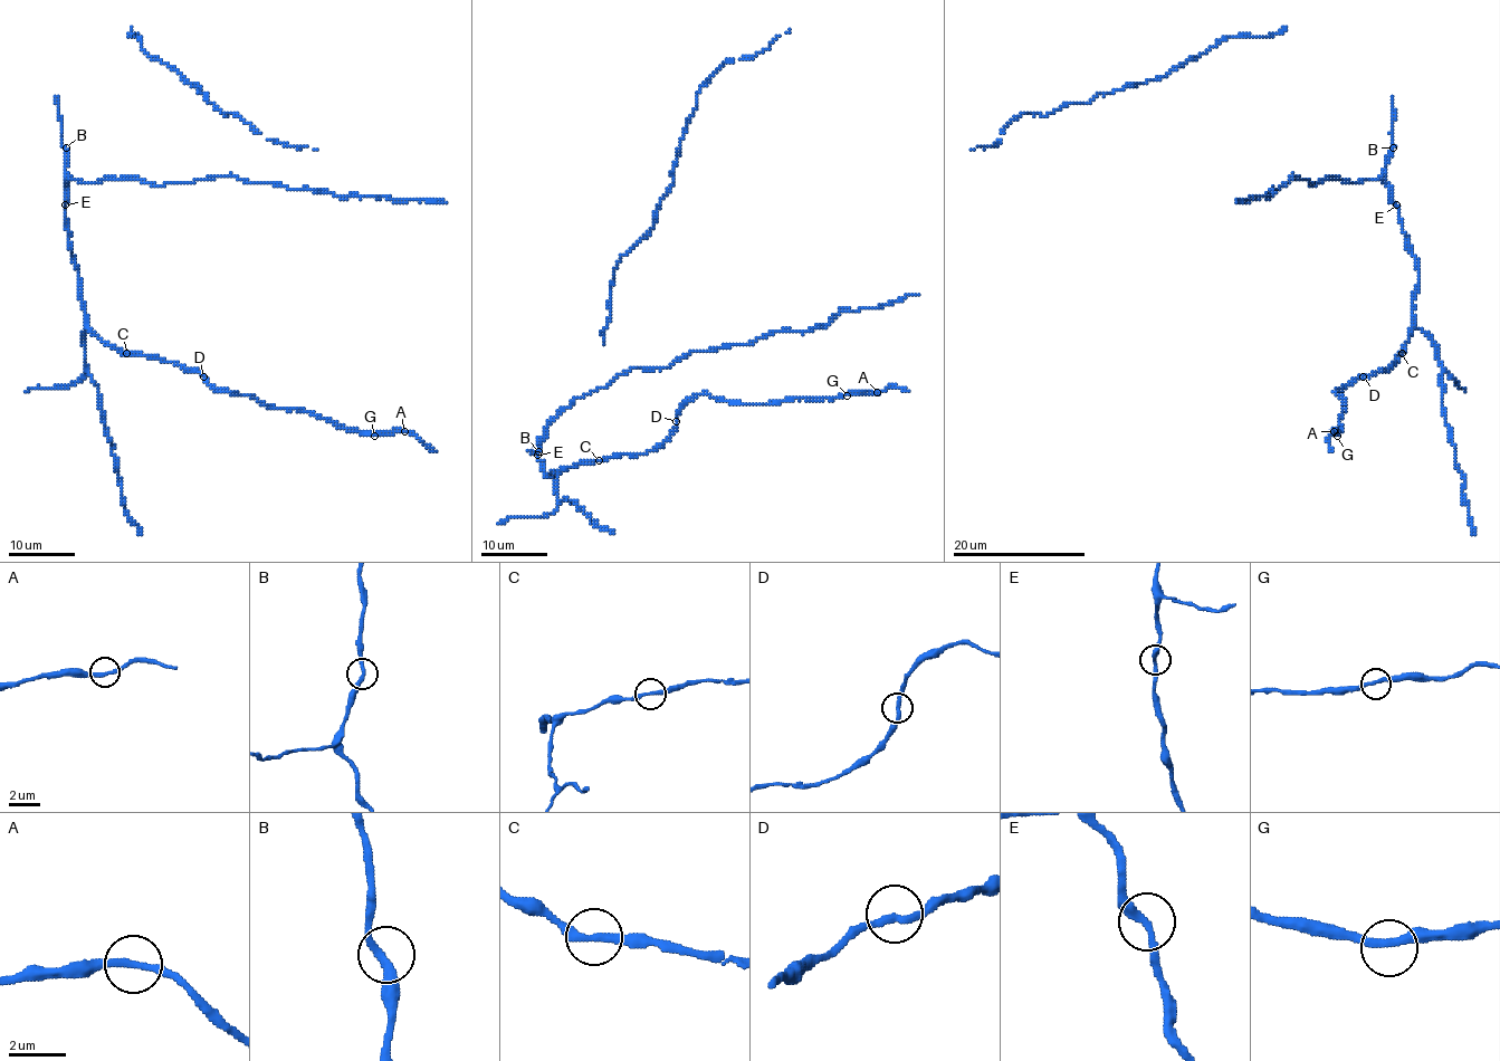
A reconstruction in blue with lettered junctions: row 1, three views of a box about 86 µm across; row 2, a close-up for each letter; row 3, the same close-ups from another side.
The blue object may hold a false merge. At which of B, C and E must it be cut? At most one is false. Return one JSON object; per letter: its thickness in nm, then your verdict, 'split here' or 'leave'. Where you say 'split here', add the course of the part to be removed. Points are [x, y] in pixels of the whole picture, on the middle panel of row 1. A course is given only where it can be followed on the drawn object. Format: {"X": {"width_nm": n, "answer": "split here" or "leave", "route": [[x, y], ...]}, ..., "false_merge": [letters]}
{"B": {"width_nm": 280, "answer": "leave"}, "C": {"width_nm": 260, "answer": "leave"}, "E": {"width_nm": 280, "answer": "leave"}, "false_merge": []}

